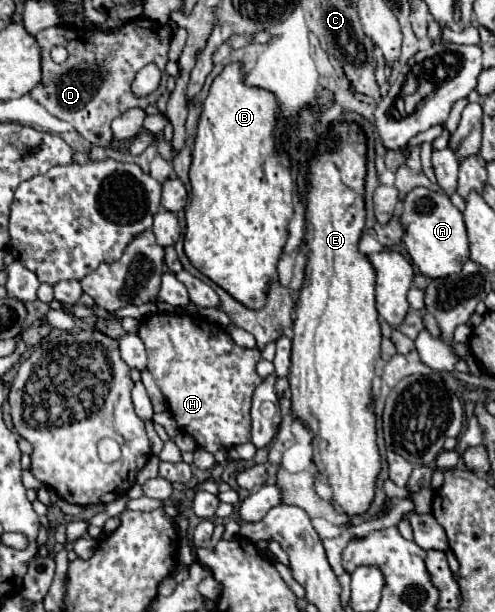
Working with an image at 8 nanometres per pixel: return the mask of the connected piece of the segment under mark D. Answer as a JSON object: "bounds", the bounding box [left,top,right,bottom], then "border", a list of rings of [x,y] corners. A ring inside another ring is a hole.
{"bounds":[30,18,170,146],"border":[[[138,18],[136,22],[126,24],[124,30],[120,30],[118,34],[104,34],[98,30],[80,30],[66,26],[52,26],[40,30],[36,34],[36,42],[40,46],[42,56],[42,80],[30,92],[30,96],[52,116],[70,122],[88,142],[96,146],[108,146],[112,140],[110,122],[114,118],[118,118],[130,108],[146,108],[150,104],[156,104],[160,96],[168,94],[168,74],[164,72],[164,66],[168,62],[170,40],[162,40],[152,28],[158,28],[156,22]],[[54,46],[62,46],[68,50],[68,60],[64,64],[52,62],[50,50]],[[150,62],[154,62],[162,70],[160,88],[148,98],[136,98],[130,90],[130,84],[136,72]]]}

